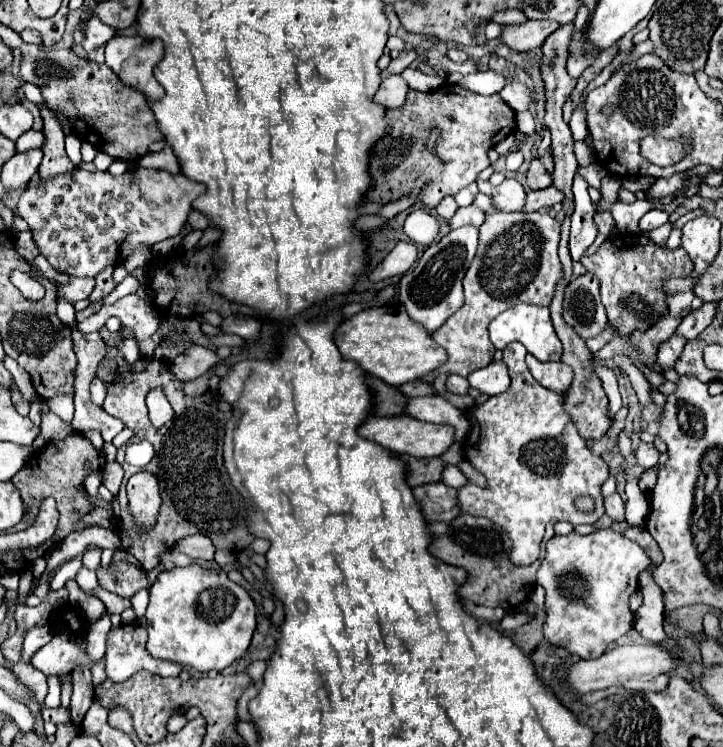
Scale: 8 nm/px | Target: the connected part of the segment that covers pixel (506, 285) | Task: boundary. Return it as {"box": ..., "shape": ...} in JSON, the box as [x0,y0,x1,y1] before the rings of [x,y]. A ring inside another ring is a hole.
{"box":[419,192,561,384],"shape":[[[483,192],[475,196],[473,204],[487,214],[485,222],[481,224],[479,250],[463,278],[463,306],[455,314],[451,314],[437,332],[431,334],[433,340],[441,348],[445,348],[447,360],[431,374],[419,378],[427,384],[431,384],[439,374],[467,376],[469,372],[487,366],[495,354],[487,330],[491,320],[519,302],[549,306],[555,284],[561,278],[561,262],[557,258],[559,224],[555,222],[555,218],[539,212],[497,212],[491,208],[491,198]]]}

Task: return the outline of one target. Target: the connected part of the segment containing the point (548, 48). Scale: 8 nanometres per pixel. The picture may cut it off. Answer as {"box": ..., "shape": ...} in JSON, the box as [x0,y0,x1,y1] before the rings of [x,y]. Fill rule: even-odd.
{"box":[541,22,575,56],"shape":[[[573,22],[565,24],[565,26],[559,26],[559,28],[553,32],[553,36],[547,36],[547,40],[543,42],[543,46],[541,46],[543,54],[545,54],[545,56],[553,56],[553,52],[561,52],[561,56],[565,56],[573,32],[575,32]]]}

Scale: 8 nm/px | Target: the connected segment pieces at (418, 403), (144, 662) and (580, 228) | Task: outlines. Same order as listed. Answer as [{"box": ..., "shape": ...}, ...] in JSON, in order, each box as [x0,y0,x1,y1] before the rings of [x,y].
[{"box":[405,396,469,442],"shape":[[[419,396],[409,398],[405,404],[405,414],[417,420],[425,422],[437,422],[437,424],[449,424],[455,428],[455,442],[463,442],[469,432],[469,420],[467,414],[449,404],[443,396]]]},{"box":[105,624,183,682],"shape":[[[121,624],[107,634],[105,674],[111,682],[125,682],[139,670],[149,670],[159,676],[179,676],[183,670],[169,660],[153,658],[147,648],[147,632],[137,624]]]},{"box":[569,172,599,260],"shape":[[[577,172],[575,180],[573,180],[575,212],[571,216],[571,236],[569,236],[569,250],[571,250],[573,260],[579,260],[599,234],[597,226],[593,222],[595,210],[593,210],[591,198],[587,194],[587,188],[589,188],[589,184],[585,184],[583,176]]]}]

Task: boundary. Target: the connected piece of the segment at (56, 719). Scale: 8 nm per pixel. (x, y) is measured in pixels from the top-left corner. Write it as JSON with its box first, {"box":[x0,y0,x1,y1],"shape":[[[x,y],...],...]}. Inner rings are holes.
{"box":[41,706,71,724],"shape":[[[57,706],[57,708],[43,708],[41,716],[45,722],[53,722],[53,724],[67,724],[71,720],[71,712],[69,708]]]}

